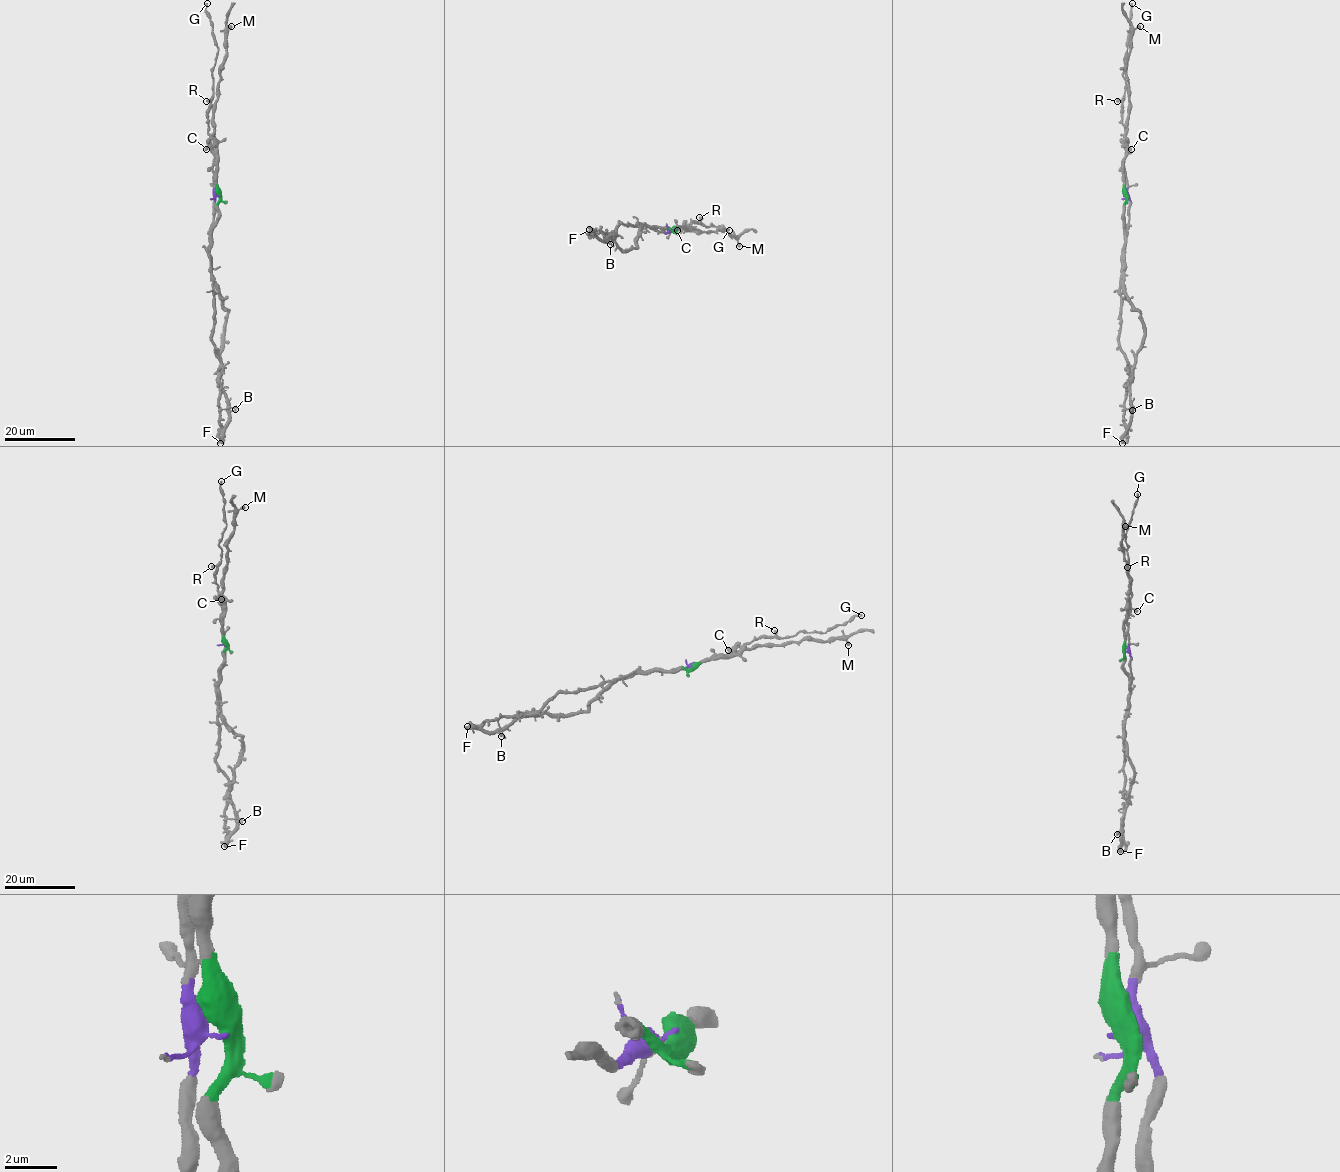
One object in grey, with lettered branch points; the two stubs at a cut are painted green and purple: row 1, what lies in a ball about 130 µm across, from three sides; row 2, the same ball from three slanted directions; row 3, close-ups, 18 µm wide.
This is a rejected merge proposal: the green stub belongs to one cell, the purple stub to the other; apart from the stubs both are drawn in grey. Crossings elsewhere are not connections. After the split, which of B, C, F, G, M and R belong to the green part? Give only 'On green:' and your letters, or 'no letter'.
On green: B, F, M

